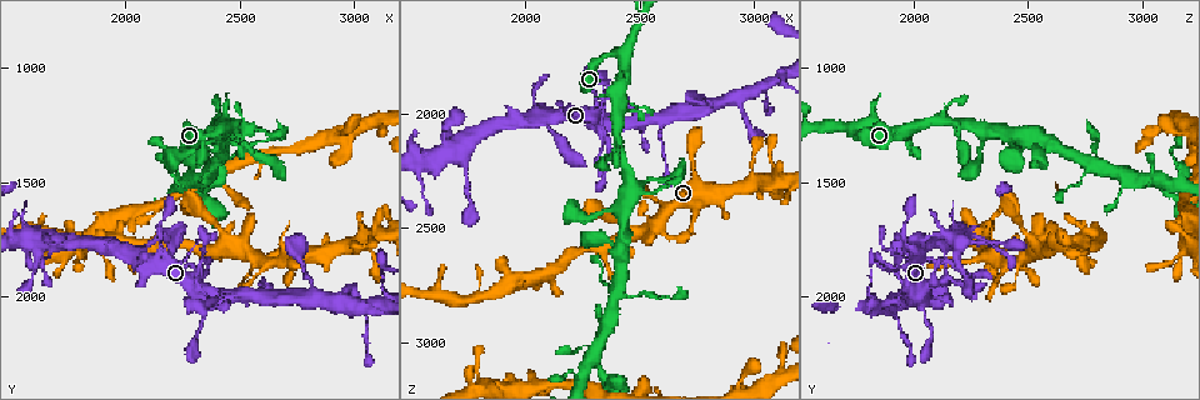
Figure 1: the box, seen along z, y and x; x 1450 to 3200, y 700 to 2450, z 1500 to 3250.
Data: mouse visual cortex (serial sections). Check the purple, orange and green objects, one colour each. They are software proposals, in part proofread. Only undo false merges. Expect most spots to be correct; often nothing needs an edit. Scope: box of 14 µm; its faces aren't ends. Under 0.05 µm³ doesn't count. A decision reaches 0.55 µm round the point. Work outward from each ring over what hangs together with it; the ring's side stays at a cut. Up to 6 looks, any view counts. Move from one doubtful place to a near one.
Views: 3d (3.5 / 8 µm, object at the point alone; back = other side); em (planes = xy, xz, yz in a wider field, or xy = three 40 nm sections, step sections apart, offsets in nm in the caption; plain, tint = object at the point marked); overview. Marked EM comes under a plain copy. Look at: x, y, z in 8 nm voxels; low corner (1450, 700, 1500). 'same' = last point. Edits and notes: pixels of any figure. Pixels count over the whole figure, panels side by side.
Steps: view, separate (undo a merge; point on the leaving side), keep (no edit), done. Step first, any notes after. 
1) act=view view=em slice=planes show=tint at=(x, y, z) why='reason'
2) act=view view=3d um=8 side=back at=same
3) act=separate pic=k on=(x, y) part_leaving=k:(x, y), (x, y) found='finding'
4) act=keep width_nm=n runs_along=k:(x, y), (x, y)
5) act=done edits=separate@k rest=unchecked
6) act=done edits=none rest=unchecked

act=view view=3d um=8 side=back at=(2340, 1800, 2590) why='branch point'

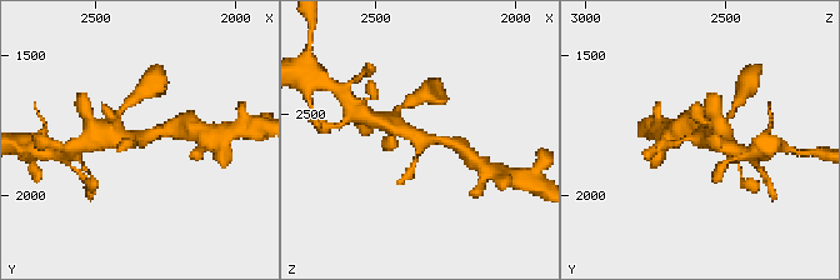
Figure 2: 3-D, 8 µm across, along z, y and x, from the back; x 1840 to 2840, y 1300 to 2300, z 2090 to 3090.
act=view view=em slice=planes show=tint at=(2330, 1790, 2590) why='now the EM'

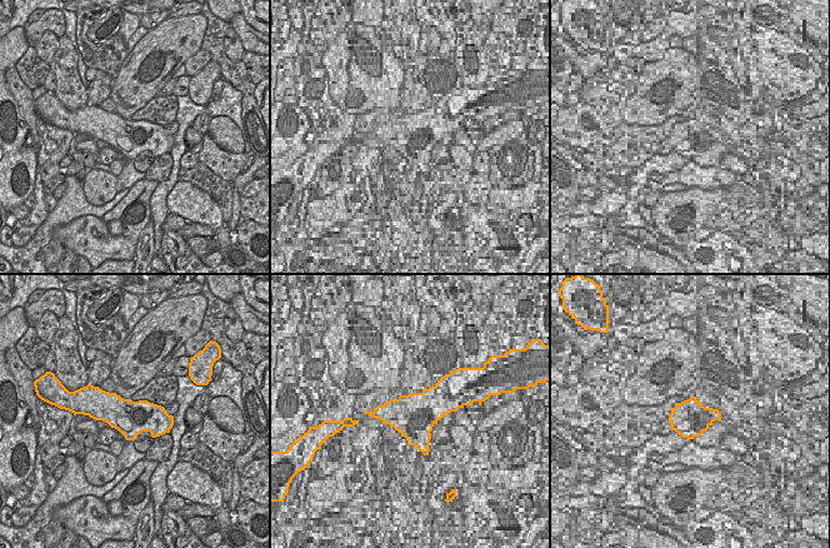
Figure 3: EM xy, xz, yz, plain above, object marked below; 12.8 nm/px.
act=keep runs_along=2:(389, 125), (421, 139), (454, 143) found='one cell here'

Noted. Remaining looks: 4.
act=view view=3d um=3.5 at=(2110, 1860, 2000) why='a fork'

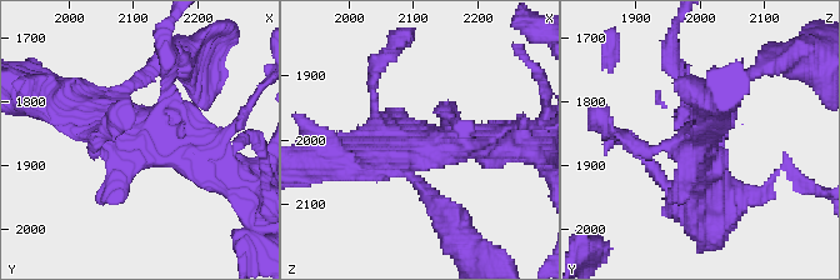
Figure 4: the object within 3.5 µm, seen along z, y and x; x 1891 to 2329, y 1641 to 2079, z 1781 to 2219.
act=view view=em slice=xy step=5 show=tint at=(2095, 1850, 2005) why='shape alone is not enough'

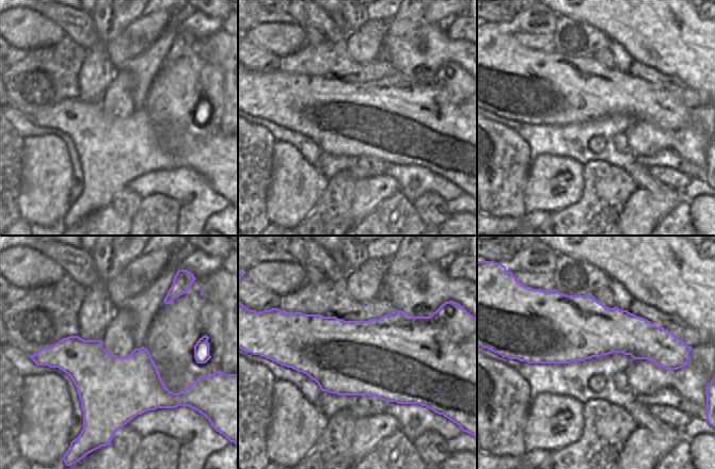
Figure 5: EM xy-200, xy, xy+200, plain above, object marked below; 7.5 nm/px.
act=keep runs_along=4:(210, 163), (53, 105) found='one cell here'

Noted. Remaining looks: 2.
act=view view=em slice=xy step=5 show=tint at=(2350, 1830, 2070) why='sharp bend'

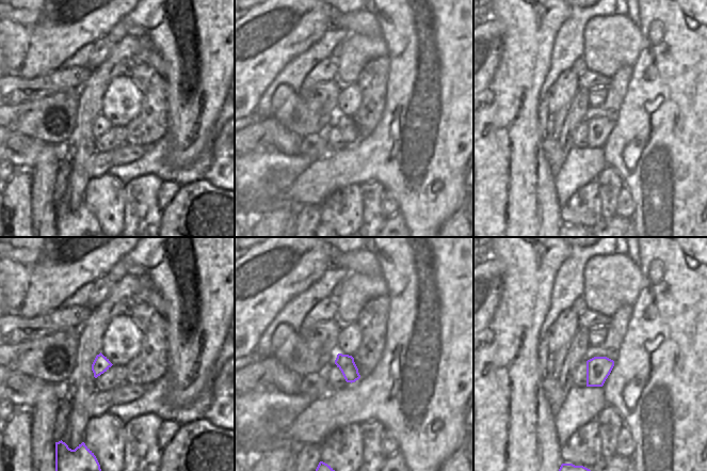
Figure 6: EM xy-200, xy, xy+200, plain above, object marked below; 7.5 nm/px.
act=view view=3d um=3.5 at=same

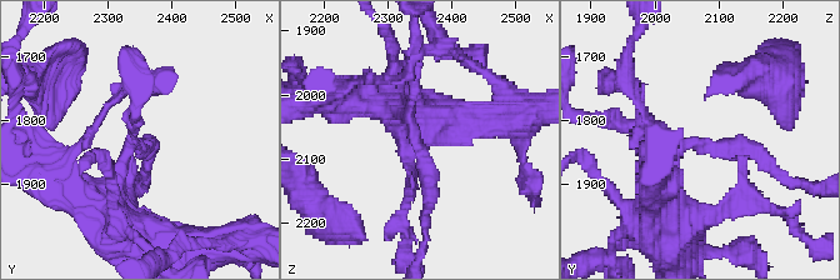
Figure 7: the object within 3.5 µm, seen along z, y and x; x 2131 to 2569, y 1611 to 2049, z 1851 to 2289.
act=keep arms=3 runs_along=7:(383, 100), (421, 150), (425, 211) found='one cell here'

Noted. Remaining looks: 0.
act=done edits=none rest=unchecked

